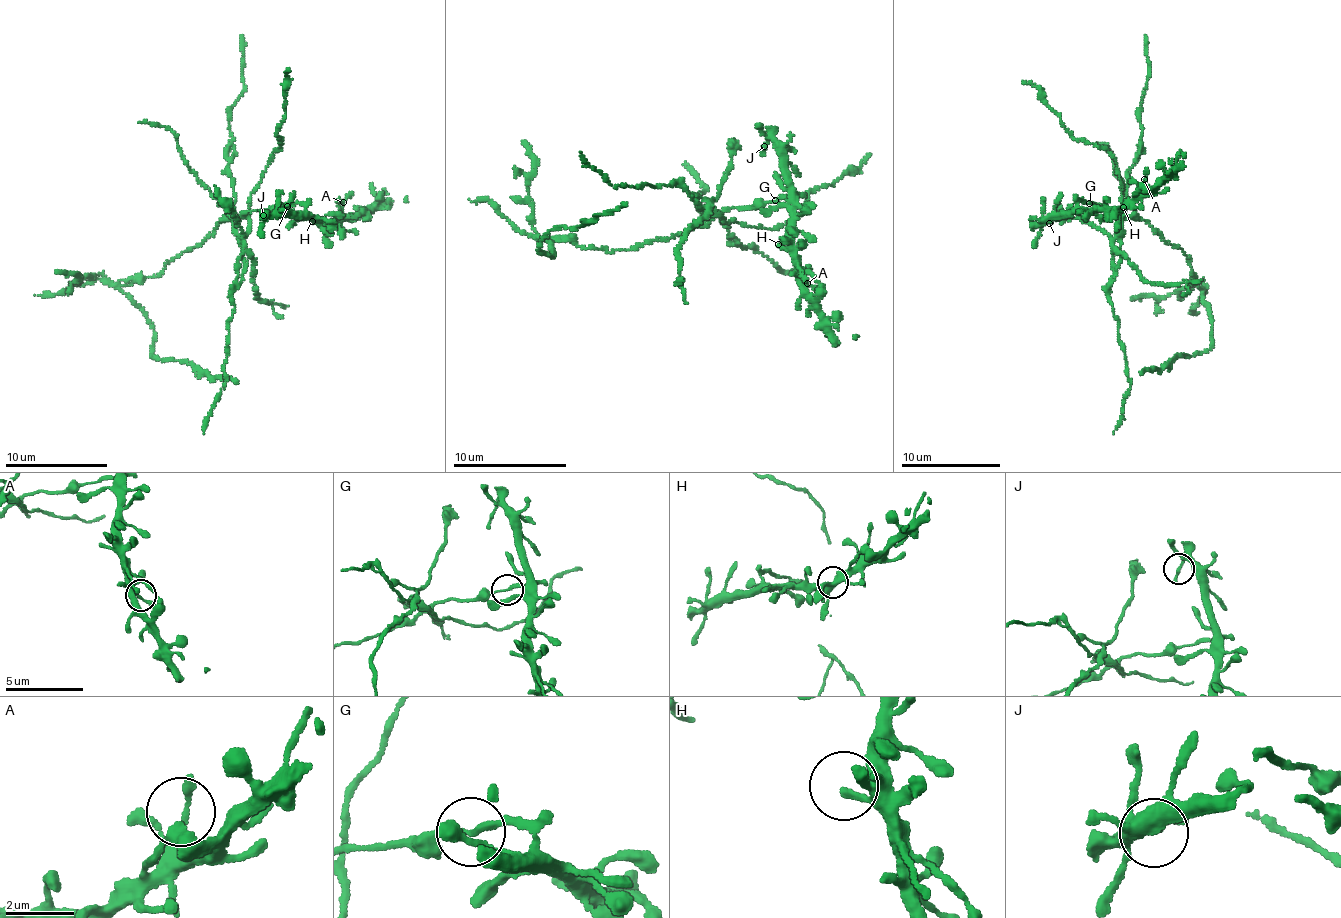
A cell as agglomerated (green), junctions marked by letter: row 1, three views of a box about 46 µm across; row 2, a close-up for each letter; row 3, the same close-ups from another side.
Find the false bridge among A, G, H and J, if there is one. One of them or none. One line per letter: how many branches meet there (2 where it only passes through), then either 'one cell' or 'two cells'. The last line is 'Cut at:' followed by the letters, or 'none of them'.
A: branches 2; one cell
G: branches 2; two cells
H: branches 1; one cell
J: branches 1; one cell
Cut at: G

